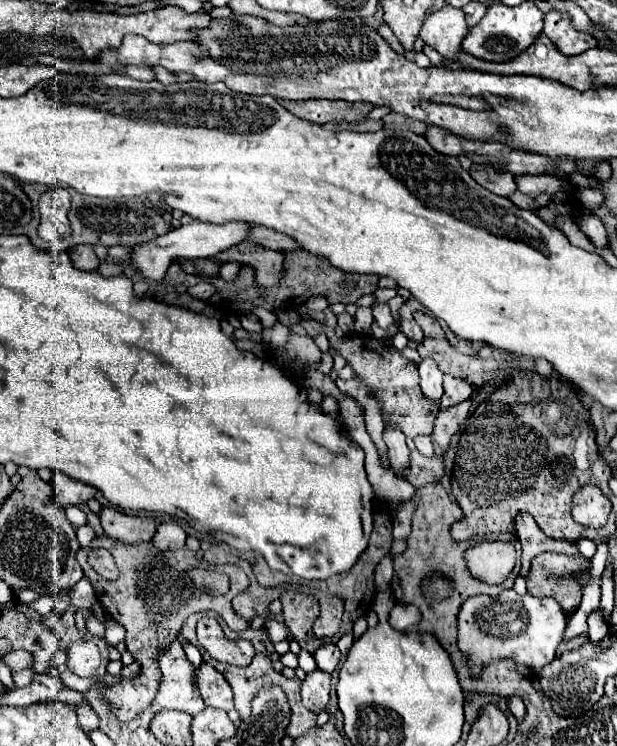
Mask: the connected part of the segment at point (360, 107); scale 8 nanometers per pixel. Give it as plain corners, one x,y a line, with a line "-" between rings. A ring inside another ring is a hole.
279,100
291,114
309,120
313,124
325,124
325,122
357,122
369,116
373,110
371,104
351,104
345,100

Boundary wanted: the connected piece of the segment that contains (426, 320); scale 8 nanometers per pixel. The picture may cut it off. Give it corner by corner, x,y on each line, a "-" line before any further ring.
415,312
415,318
417,318
417,324
423,328
425,338
431,338
431,330
439,330
439,334
445,334
435,318
431,318
431,316
423,314
423,312

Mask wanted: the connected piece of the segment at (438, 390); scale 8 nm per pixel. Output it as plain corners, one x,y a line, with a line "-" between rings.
423,360
419,364
419,376
421,376
421,390
423,390
423,396
431,402
439,402
441,396
443,396
443,386
441,386
441,380
443,380
443,374
439,372
439,368
435,366
435,362
431,360

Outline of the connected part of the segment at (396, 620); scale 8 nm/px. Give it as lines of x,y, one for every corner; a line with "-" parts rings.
395,604
389,614
391,626
395,626
395,630
401,630
401,632
405,632
409,626
417,626
419,618
421,618
419,608
413,604

